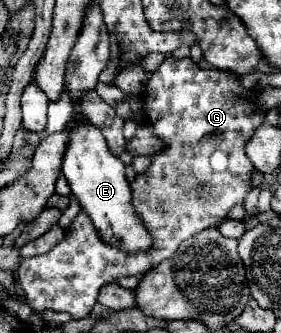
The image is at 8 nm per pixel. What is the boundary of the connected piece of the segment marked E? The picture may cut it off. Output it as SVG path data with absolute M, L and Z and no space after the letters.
M62 92L62 96L56 102L50 102L48 126L40 136L46 138L66 128L70 132L70 140L62 160L62 174L68 180L72 194L80 202L82 210L86 210L86 214L90 216L100 238L106 240L110 246L124 246L128 254L136 254L140 250L148 252L152 248L152 238L146 224L142 222L142 216L138 216L138 212L132 208L130 184L124 176L122 160L110 154L106 140L98 128L94 128L84 118L74 120L74 104L68 98L68 94Z

